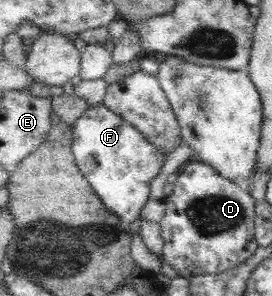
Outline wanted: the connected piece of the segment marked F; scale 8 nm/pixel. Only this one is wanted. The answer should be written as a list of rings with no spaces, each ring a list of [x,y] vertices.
[[[104,104],[95,107],[90,106],[81,118],[72,127],[74,130],[74,154],[80,167],[81,174],[88,179],[93,191],[97,192],[101,201],[107,205],[113,213],[121,216],[121,220],[132,223],[134,220],[141,219],[143,208],[147,205],[151,196],[151,182],[161,174],[164,162],[169,152],[158,148],[149,139],[144,138],[142,132],[137,130],[127,119],[121,118],[116,111],[109,110]]]

